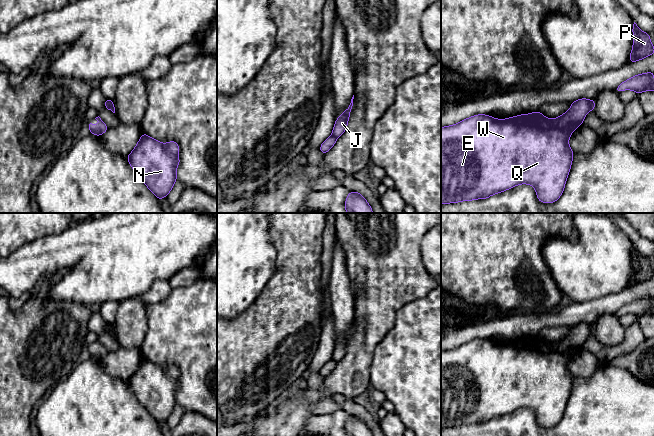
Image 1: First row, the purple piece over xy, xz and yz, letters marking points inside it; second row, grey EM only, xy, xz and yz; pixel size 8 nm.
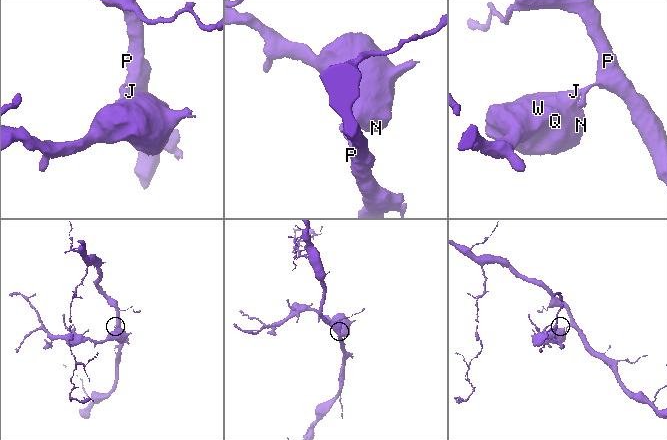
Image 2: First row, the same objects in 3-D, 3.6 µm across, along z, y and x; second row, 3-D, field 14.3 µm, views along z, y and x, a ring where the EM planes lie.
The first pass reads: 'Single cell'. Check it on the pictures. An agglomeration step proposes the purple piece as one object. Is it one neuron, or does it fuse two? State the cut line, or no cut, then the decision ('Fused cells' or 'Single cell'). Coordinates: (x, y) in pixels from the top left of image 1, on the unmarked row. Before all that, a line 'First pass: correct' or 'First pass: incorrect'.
First pass: incorrect
Split along xz (332, 358), (336, 362). Fused cells

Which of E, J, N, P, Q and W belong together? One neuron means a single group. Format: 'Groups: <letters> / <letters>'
Groups: E J N Q W / P

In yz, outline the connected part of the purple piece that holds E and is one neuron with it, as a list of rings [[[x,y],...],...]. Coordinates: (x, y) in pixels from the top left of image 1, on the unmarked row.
[[[581,322],[574,325],[566,337],[555,343],[548,343],[539,335],[507,343],[477,338],[455,349],[441,351],[441,427],[487,423],[519,408],[533,410],[542,427],[556,426],[563,417],[575,379],[569,371],[569,361],[582,349],[589,335],[589,324]]]

